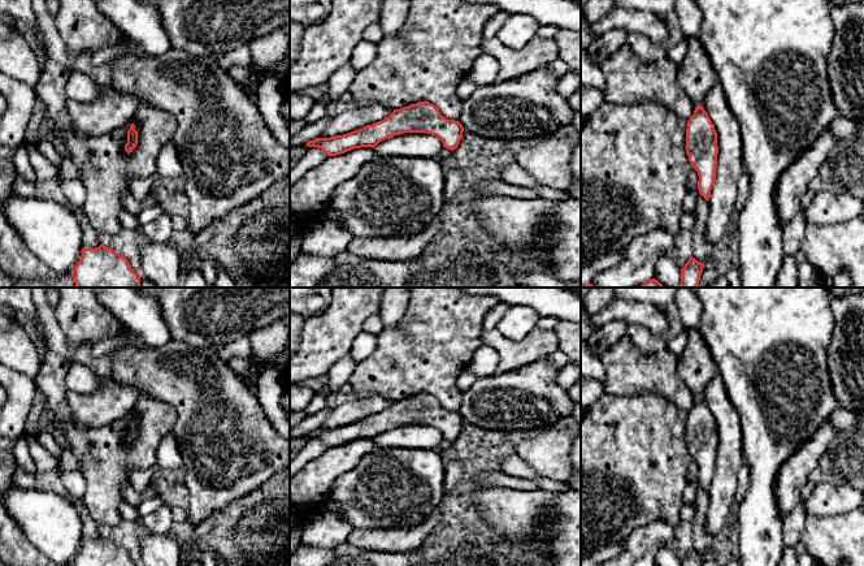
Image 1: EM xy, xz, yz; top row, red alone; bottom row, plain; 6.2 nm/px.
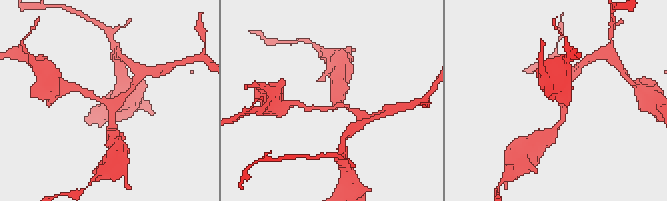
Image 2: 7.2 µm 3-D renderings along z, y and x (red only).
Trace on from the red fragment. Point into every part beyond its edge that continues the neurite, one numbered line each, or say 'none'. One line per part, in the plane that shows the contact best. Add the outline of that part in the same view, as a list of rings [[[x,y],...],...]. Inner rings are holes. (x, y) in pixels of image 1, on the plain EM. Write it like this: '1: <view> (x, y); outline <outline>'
none

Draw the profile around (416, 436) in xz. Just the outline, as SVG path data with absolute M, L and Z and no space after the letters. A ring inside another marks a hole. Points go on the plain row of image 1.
M404 424L379 433L374 442L378 448L411 448L437 450L443 440L437 427L427 424Z

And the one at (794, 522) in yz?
M804 500L783 518L783 545L794 548L799 541L806 524Z

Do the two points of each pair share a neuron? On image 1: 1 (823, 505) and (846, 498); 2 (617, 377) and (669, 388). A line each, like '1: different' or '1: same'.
1: same
2: same

